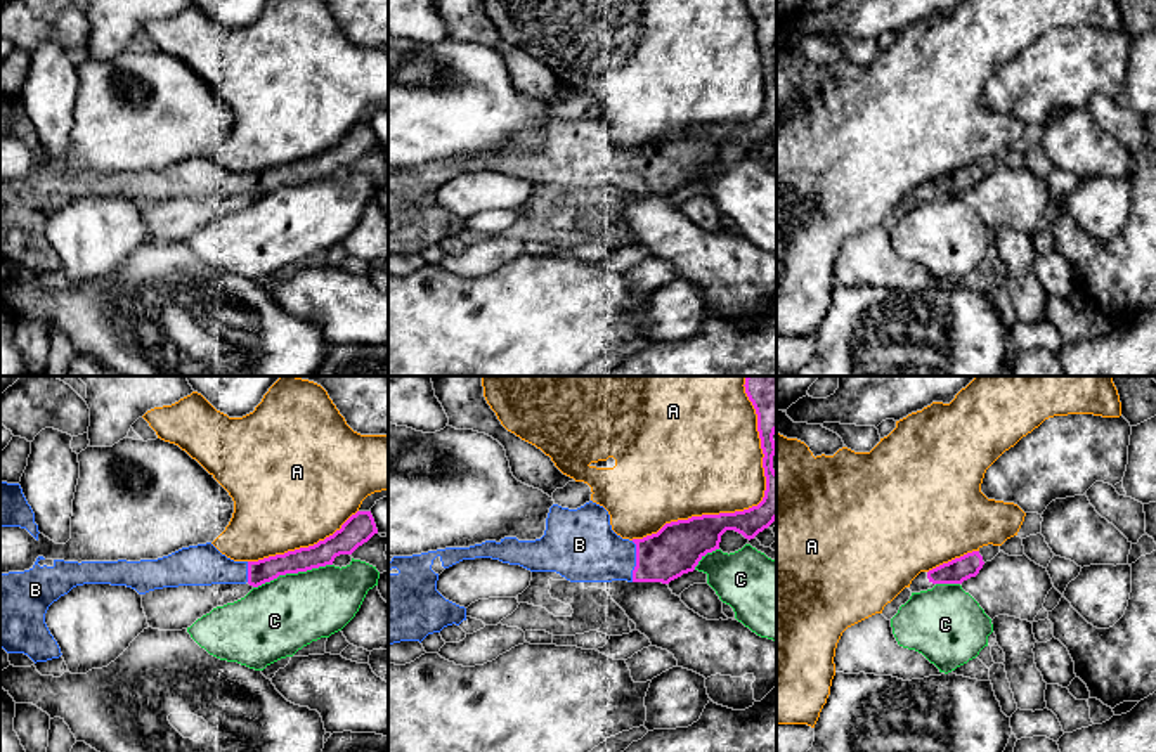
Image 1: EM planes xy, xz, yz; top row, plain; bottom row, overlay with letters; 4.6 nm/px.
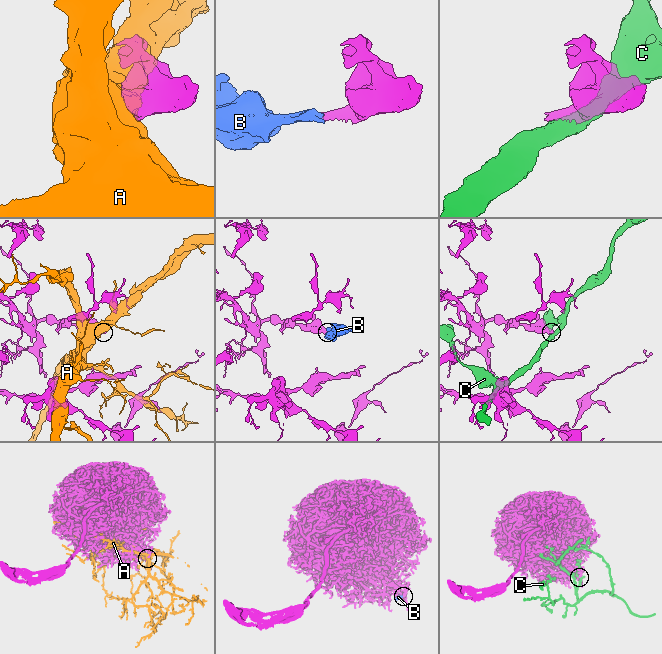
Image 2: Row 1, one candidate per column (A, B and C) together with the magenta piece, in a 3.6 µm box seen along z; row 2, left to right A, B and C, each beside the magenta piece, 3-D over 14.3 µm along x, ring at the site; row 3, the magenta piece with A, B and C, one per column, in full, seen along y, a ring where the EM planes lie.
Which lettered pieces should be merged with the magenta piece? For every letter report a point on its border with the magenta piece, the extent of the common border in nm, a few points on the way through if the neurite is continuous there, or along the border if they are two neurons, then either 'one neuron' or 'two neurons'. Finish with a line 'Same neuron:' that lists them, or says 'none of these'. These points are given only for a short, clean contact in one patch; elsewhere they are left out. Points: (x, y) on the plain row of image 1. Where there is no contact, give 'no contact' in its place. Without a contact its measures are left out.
A: contact xz (753, 118); length 900 nm; two neurons
B: contact xz (636, 174); length 190 nm; one neuron
C: contact xy (292, 184); length 380 nm; two neurons
Same neuron: B

